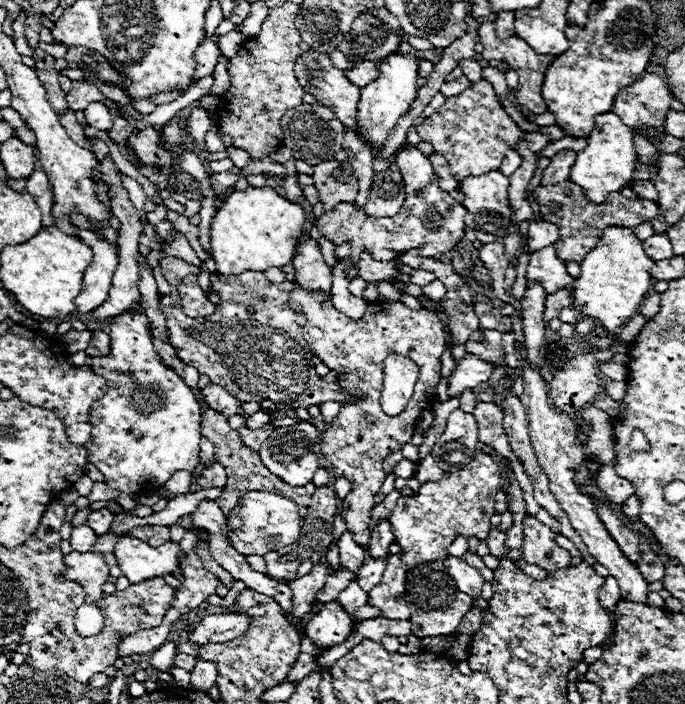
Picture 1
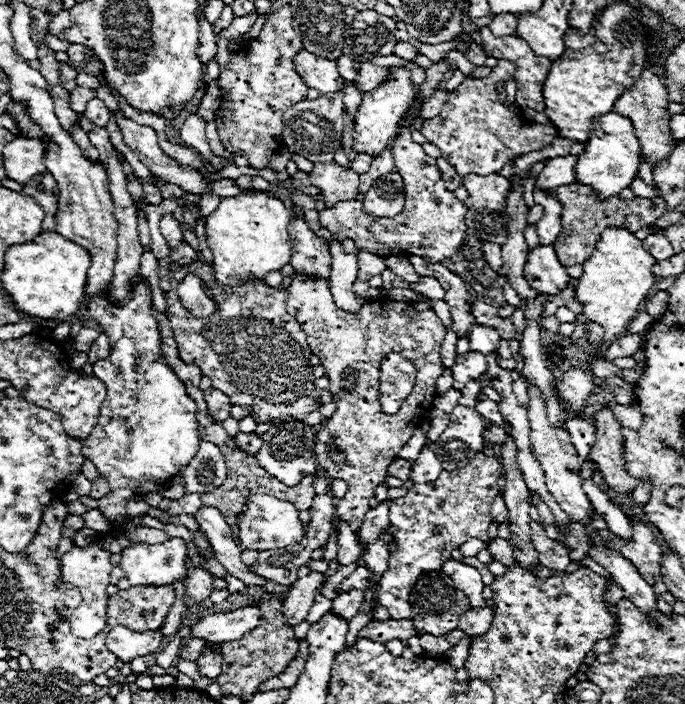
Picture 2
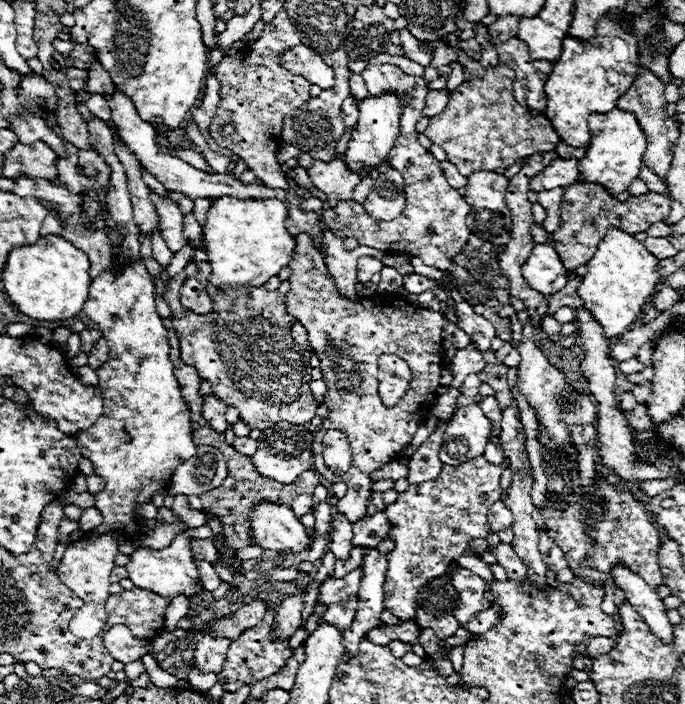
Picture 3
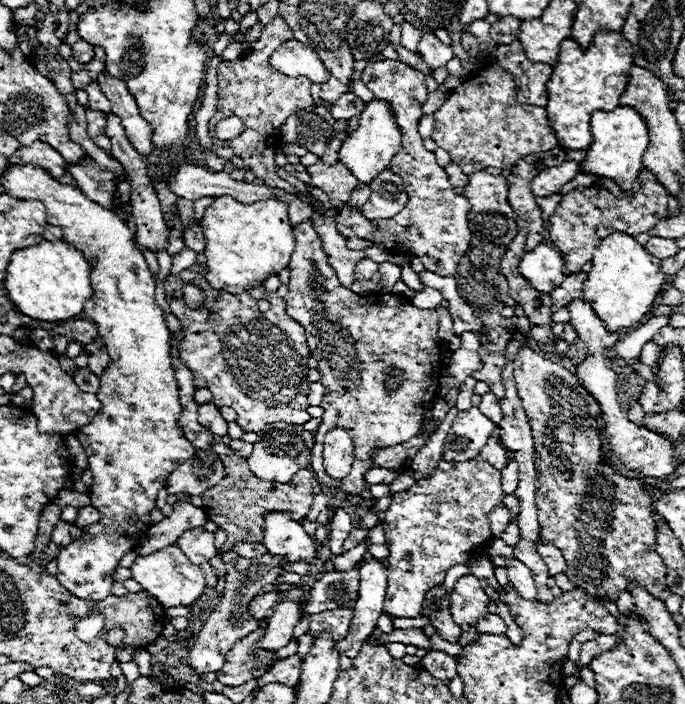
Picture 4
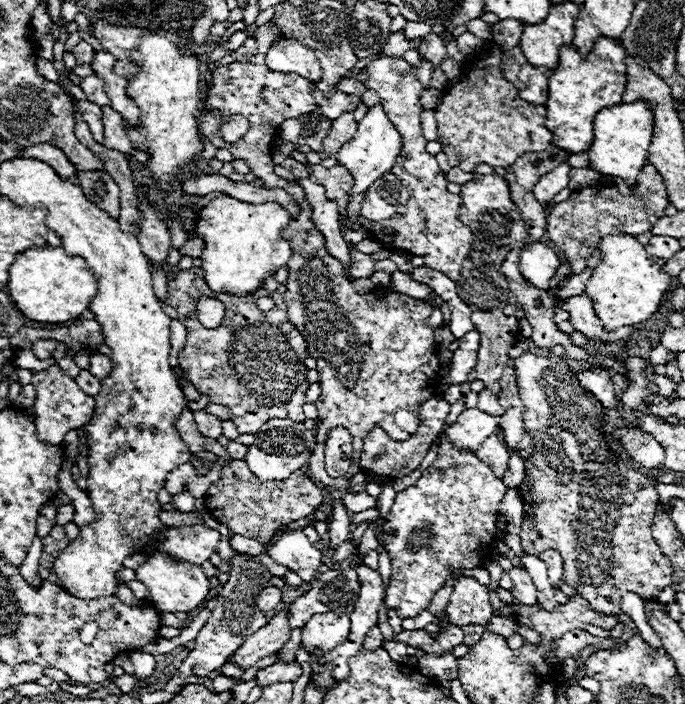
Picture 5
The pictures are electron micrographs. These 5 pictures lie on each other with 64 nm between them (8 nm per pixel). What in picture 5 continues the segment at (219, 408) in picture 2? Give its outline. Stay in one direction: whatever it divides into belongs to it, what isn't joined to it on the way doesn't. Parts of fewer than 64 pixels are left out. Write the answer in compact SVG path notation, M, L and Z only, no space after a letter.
M198 410L194 420L196 420L200 432L204 432L204 436L212 436L212 438L222 436L222 426L220 426L222 420L218 416L214 416L214 414L206 412L206 410Z

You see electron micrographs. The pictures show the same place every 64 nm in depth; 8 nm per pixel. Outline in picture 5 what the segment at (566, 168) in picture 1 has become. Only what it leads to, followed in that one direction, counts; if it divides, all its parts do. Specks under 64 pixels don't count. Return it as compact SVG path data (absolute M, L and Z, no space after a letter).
M564 162L558 168L554 168L552 172L544 174L536 182L536 186L532 190L534 196L536 196L536 200L548 202L548 200L554 198L554 194L558 194L562 188L566 188L568 186L568 180L570 180L570 170L572 170L572 166L568 162Z

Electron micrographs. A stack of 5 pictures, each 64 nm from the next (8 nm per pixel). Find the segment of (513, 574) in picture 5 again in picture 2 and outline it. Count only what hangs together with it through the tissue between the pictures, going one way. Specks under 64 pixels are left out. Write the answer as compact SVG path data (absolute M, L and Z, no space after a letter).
M492 538L490 542L488 542L488 552L492 554L492 558L494 560L498 560L498 562L502 562L502 564L506 564L506 566L512 566L514 564L514 554L512 554L512 548L510 548L510 544L504 540L504 538Z

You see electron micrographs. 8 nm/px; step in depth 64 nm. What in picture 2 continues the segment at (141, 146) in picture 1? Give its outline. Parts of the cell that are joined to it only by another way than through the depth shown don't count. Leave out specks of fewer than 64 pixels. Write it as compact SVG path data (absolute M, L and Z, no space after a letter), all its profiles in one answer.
M118 112L116 118L126 146L142 160L142 164L158 178L172 182L180 186L182 190L190 194L202 194L206 190L206 184L202 176L190 168L182 168L176 160L166 156L162 148L158 146L158 136L156 130L150 126L140 126L132 120L128 120L122 112Z

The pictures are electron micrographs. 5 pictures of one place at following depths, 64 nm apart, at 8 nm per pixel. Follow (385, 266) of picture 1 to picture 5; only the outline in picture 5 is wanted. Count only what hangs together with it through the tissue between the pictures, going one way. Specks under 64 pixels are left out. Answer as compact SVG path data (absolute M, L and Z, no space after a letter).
M352 250L352 278L370 278L374 274L374 260L368 254L362 254L358 250Z

